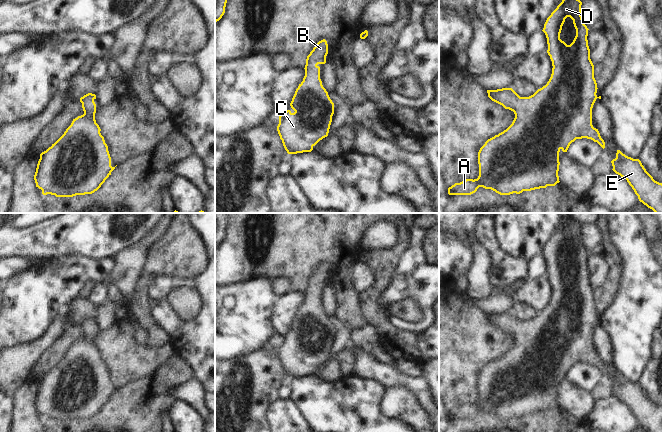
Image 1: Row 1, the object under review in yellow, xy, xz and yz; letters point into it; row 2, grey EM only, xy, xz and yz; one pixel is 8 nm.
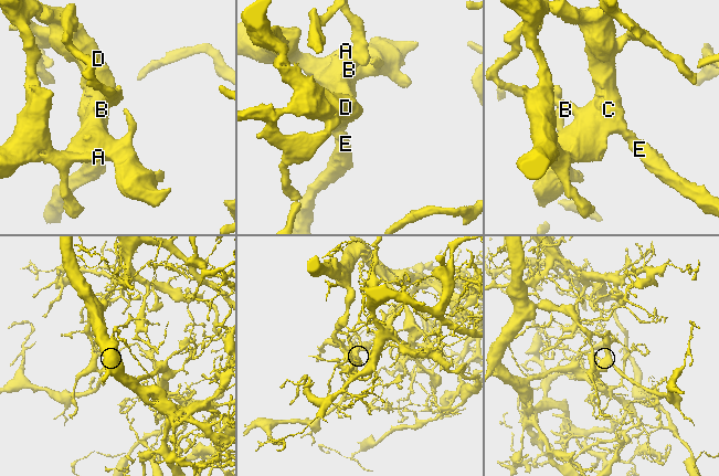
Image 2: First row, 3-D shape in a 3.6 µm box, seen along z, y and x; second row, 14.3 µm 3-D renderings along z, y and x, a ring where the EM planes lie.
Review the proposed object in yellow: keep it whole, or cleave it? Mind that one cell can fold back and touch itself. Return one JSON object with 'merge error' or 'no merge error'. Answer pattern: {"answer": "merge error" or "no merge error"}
{"answer": "no merge error"}

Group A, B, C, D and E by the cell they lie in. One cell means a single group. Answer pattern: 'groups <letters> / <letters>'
groups A B C D E

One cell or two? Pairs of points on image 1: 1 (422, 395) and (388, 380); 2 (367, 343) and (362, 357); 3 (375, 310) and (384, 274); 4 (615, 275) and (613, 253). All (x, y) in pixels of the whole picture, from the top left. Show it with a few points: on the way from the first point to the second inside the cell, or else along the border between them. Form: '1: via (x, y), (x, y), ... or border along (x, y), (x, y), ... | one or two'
1: via (414, 387), (405, 380), (396, 380) | one
2: border along (349, 343), (364, 350), (384, 364) | two
3: via (374, 301), (374, 293), (380, 283) | one
4: via (615, 270), (614, 258) | one

